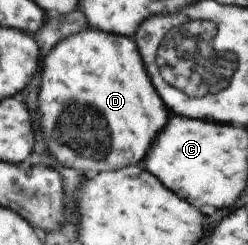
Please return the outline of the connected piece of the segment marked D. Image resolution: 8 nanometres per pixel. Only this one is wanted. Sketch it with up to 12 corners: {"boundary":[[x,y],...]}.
{"boundary":[[85,30],[42,58],[49,153],[142,163],[168,124],[136,42]]}

